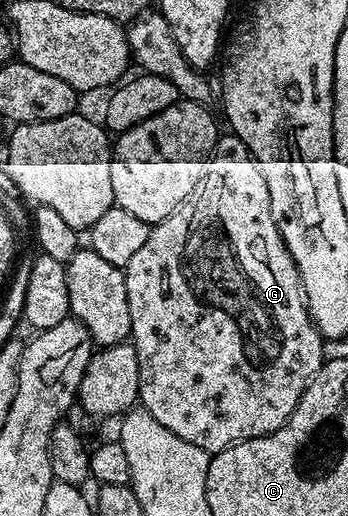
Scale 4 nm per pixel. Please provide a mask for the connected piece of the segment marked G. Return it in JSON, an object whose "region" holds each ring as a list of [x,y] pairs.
{"region":[[[233,133],[220,138],[216,142],[214,157],[207,160],[207,171],[201,177],[197,189],[189,193],[189,197],[169,217],[152,226],[149,238],[140,251],[129,260],[125,269],[125,289],[129,297],[129,317],[131,318],[131,338],[137,361],[139,362],[139,403],[142,410],[149,414],[169,433],[181,437],[181,441],[189,441],[189,445],[197,445],[197,449],[214,453],[224,451],[246,439],[256,439],[262,435],[273,433],[286,425],[294,415],[305,389],[311,379],[323,368],[322,335],[315,327],[311,314],[307,312],[307,301],[303,298],[303,286],[299,280],[299,270],[295,268],[293,257],[273,221],[271,202],[269,201],[269,185],[265,185],[265,177],[259,168],[259,162],[248,157],[249,152],[244,143]]]}

